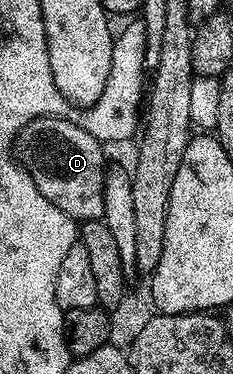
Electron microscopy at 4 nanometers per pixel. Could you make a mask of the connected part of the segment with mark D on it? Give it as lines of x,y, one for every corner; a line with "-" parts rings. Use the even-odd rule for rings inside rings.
41,116
22,127
16,141
20,160
28,169
34,185
58,209
75,222
100,220
106,215
104,186
108,163
102,153
104,144
95,133
84,130
81,123
61,116

